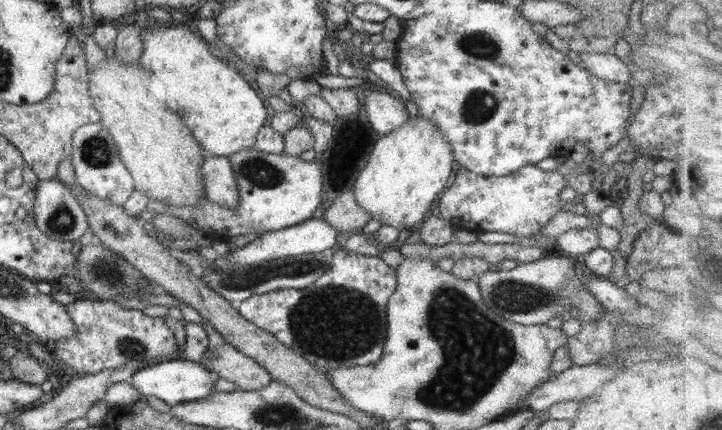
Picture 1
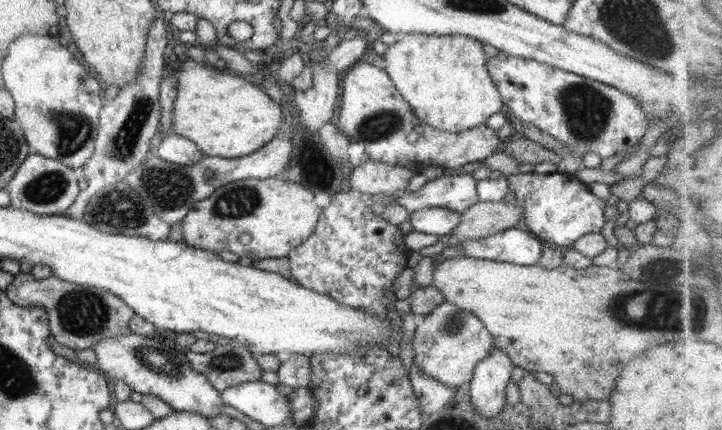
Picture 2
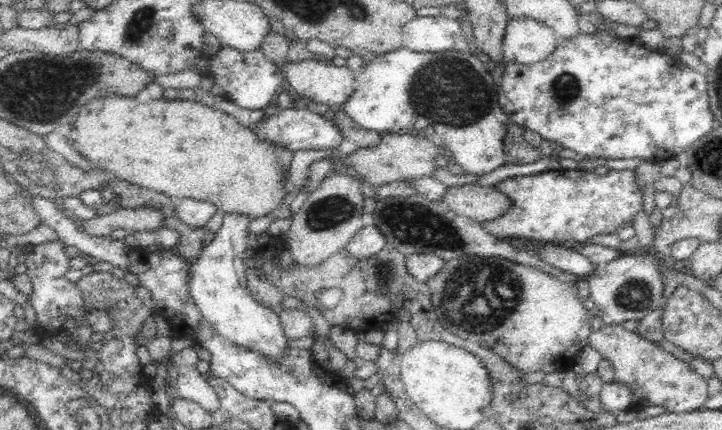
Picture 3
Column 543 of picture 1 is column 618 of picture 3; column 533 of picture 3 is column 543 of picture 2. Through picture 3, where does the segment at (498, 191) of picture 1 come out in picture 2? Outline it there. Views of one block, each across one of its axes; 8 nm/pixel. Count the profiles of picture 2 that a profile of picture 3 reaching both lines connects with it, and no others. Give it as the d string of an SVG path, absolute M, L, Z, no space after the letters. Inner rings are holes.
M518 173L506 176L506 181L508 191L514 191L522 207L522 220L528 232L540 241L570 248L585 234L600 233L604 226L607 201L594 195L588 184L570 173Z

